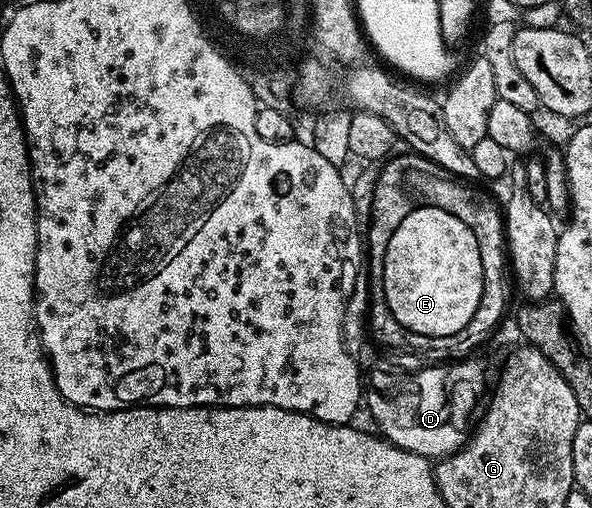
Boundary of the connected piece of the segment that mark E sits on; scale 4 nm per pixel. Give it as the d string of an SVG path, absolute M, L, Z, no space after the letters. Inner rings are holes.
M430 204L422 205L416 205L405 216L389 240L382 272L385 278L385 300L397 324L401 324L408 334L455 334L473 316L483 295L481 248L475 246L475 233L467 229L465 222L459 222L457 216Z

